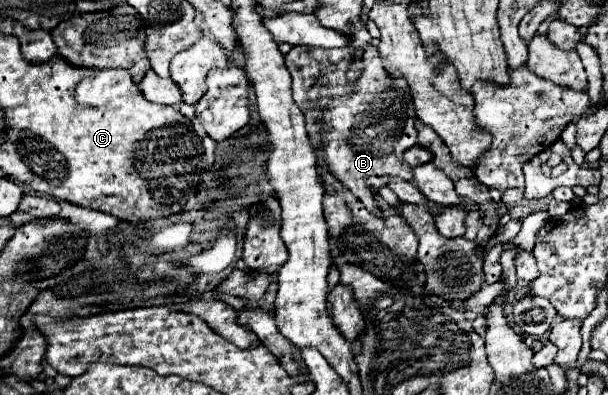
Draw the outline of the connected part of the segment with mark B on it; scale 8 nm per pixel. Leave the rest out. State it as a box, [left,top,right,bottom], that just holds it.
[286,45,416,211]

